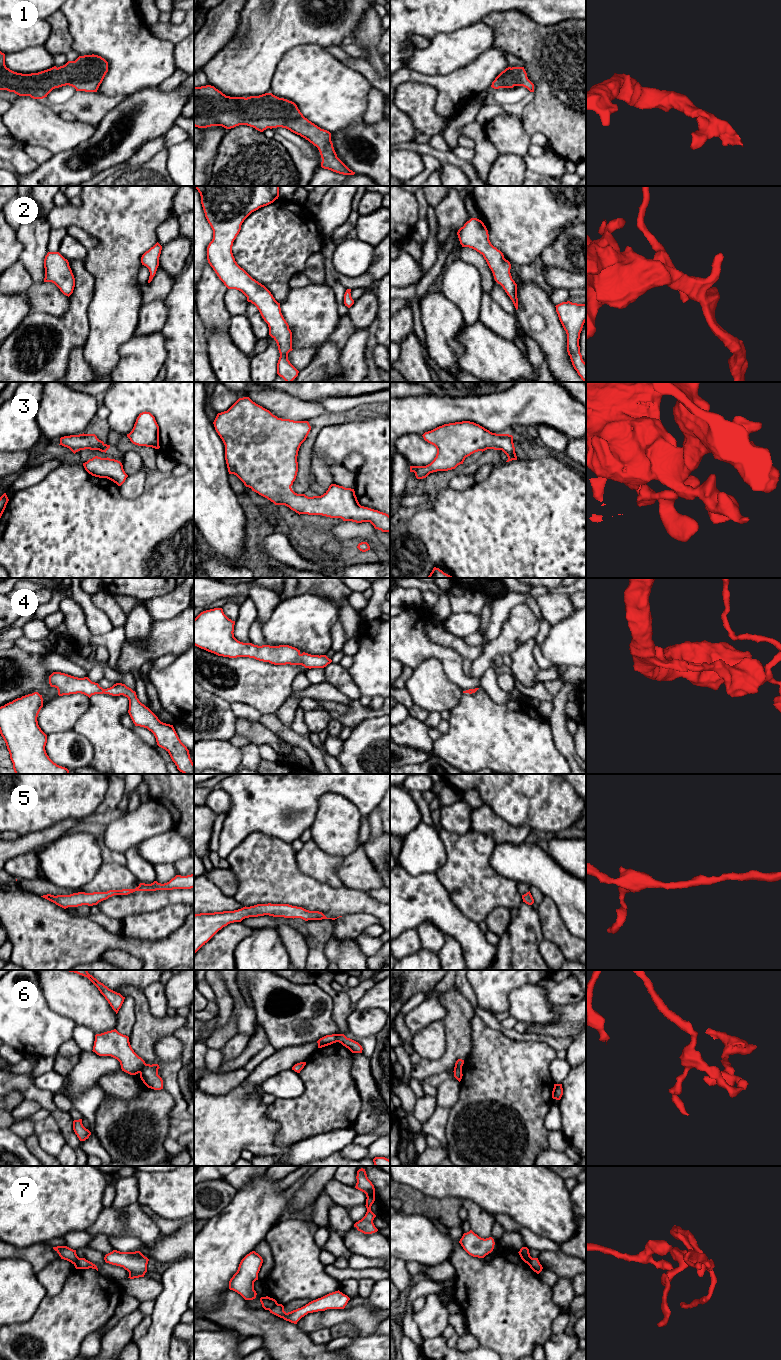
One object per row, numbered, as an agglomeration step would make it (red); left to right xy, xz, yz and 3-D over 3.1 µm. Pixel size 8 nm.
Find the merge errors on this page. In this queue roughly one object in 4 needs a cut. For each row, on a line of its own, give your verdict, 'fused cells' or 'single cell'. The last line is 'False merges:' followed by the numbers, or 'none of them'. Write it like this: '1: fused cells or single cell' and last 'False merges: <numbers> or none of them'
1: single cell
2: single cell
3: single cell
4: single cell
5: single cell
6: fused cells
7: fused cells
False merges: 6, 7

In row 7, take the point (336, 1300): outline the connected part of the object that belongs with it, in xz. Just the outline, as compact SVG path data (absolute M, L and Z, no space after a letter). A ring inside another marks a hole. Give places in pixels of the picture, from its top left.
M338 1290L288 1313L284 1311L284 1306L278 1303L269 1311L286 1321L297 1324L297 1322L308 1313L325 1311L327 1309L344 1309L349 1300L350 1298L347 1295Z

